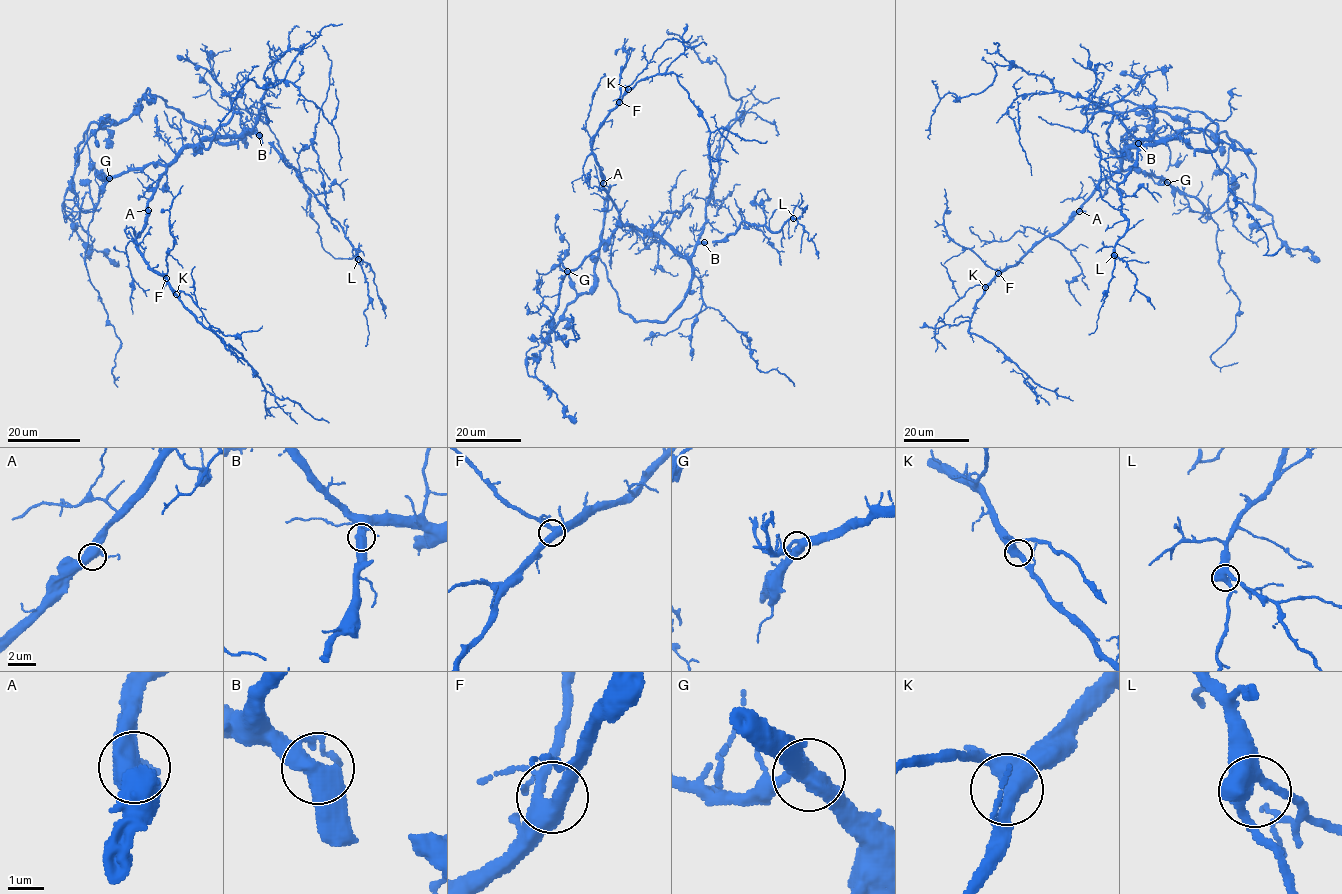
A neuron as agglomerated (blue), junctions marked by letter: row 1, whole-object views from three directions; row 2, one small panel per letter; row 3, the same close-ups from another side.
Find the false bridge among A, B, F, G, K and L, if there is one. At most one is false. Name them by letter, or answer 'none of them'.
none of them

